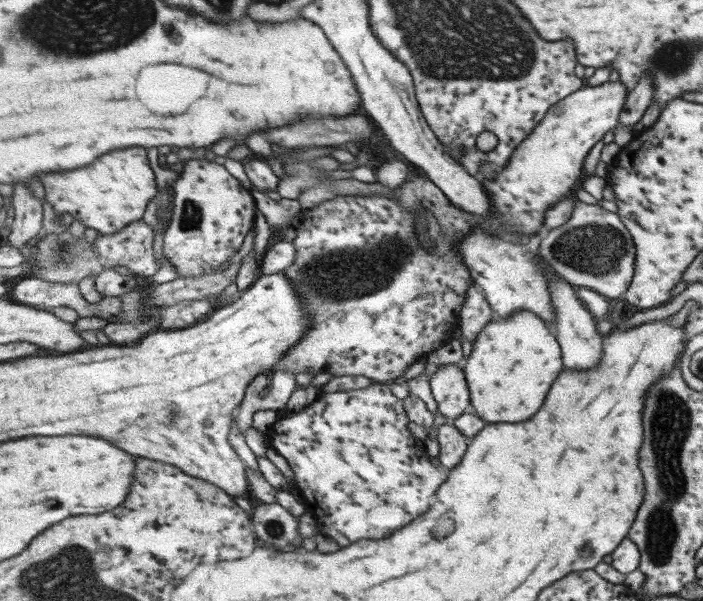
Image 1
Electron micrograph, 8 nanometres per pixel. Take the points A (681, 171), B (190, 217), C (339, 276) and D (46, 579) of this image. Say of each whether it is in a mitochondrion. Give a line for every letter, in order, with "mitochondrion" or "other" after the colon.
A: other
B: mitochondrion
C: mitochondrion
D: mitochondrion

